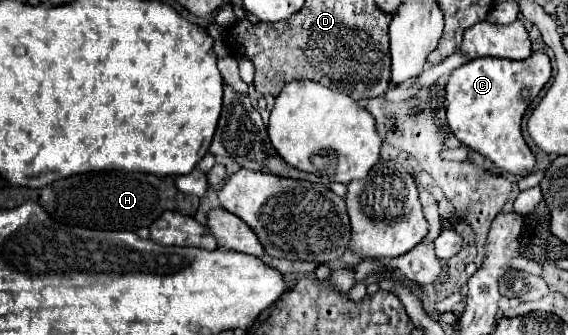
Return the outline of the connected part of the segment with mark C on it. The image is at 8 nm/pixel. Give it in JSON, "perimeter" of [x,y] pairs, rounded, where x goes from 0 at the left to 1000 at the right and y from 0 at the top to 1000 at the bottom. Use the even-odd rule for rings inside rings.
{"perimeter":[[[949,146],[921,182],[847,170],[805,200],[787,254],[787,373],[826,445],[864,475],[900,522],[928,522],[942,499],[942,469],[917,403],[917,355],[931,307],[970,236],[967,170]]]}

